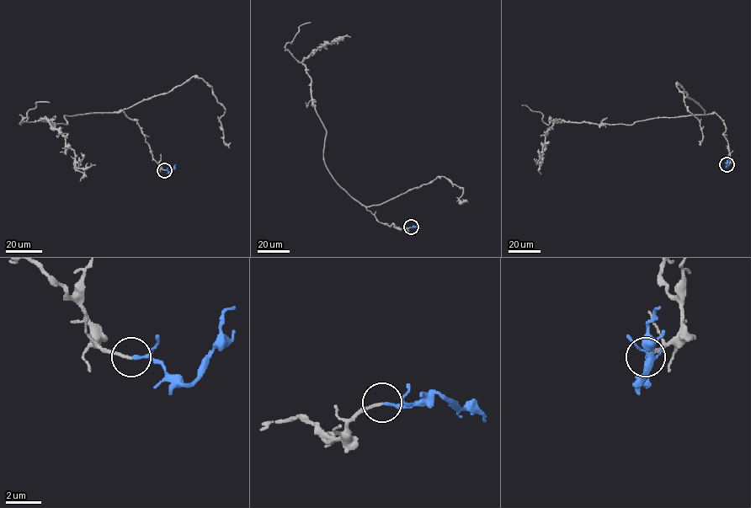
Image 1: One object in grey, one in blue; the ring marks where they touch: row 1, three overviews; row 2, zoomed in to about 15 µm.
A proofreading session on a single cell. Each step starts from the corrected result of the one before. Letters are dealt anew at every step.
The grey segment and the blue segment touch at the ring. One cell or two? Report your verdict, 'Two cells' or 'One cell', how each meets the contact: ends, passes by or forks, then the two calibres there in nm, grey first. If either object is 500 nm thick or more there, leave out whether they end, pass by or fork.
One cell. At the ring grey ends. At the ring blue passes by. Thickness 150 nm (grey) against 130 nm

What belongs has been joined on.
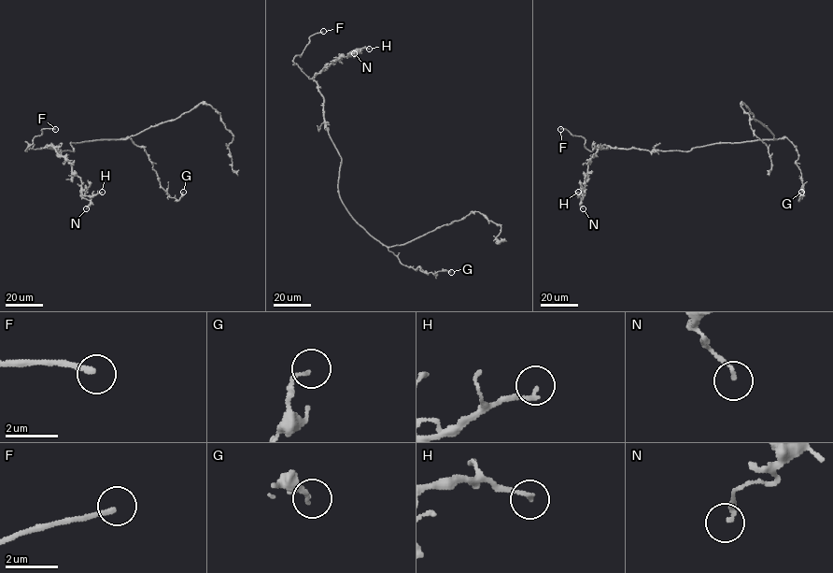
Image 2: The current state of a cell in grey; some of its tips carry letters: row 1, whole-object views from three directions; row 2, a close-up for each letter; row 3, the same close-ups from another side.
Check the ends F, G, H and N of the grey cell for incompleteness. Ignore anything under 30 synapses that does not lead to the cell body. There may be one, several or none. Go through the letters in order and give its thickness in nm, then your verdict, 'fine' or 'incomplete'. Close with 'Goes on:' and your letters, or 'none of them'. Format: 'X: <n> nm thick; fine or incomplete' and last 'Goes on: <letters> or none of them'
F: 200 nm thick; incomplete
G: 120 nm thick; fine
H: 160 nm thick; fine
N: 130 nm thick; fine
Goes on: F

